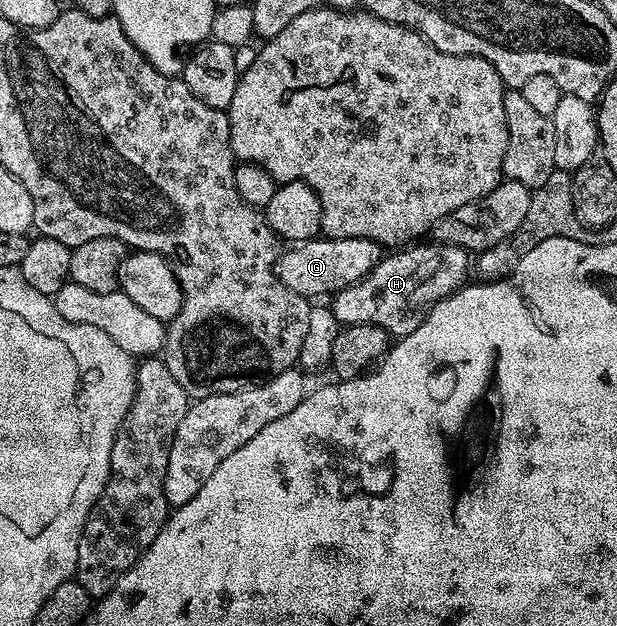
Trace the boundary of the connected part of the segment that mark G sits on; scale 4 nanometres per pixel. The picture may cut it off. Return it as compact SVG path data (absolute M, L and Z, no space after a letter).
M314 238L285 249L276 264L276 275L303 298L316 300L319 294L331 296L348 286L357 286L376 267L382 257L382 248L377 242L365 238Z

